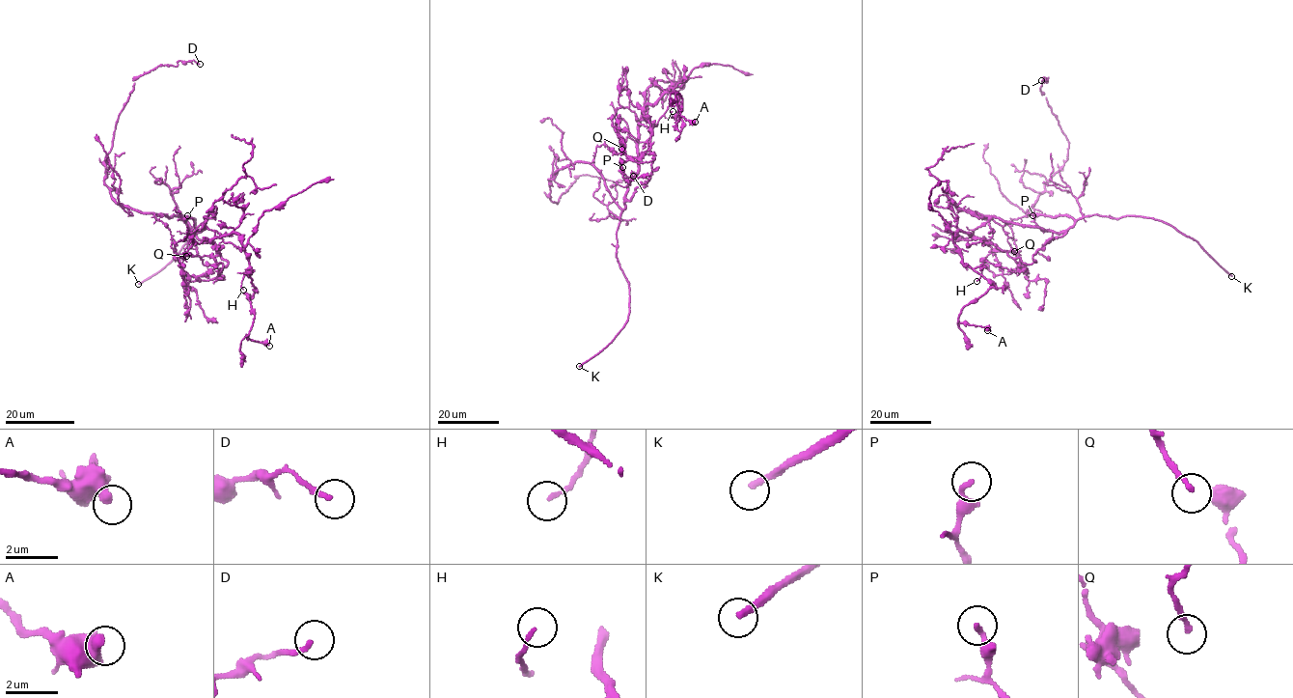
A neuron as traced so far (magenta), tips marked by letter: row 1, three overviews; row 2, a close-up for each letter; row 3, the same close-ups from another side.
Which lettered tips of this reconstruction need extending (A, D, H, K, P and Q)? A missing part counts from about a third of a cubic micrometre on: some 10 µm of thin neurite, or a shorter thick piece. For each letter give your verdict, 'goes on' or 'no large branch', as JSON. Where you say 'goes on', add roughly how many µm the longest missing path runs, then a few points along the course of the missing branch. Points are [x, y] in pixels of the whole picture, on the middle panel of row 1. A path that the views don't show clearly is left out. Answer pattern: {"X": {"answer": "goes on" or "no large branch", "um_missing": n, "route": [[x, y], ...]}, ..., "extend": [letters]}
{"A": {"answer": "no large branch"}, "D": {"answer": "no large branch"}, "H": {"answer": "no large branch"}, "K": {"answer": "goes on", "um_missing": 45}, "P": {"answer": "no large branch"}, "Q": {"answer": "goes on", "um_missing": 15, "route": [[621, 149], [628, 161], [623, 178]]}, "extend": ["K", "Q"]}

